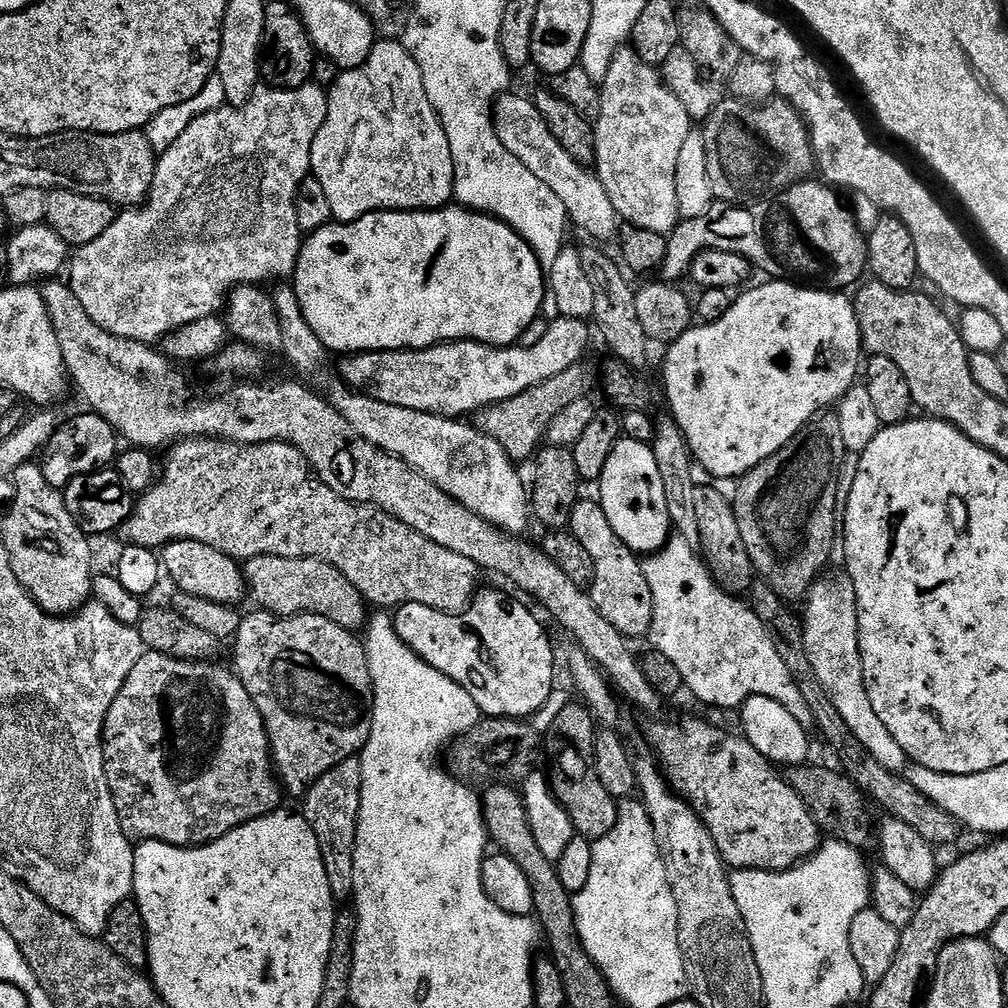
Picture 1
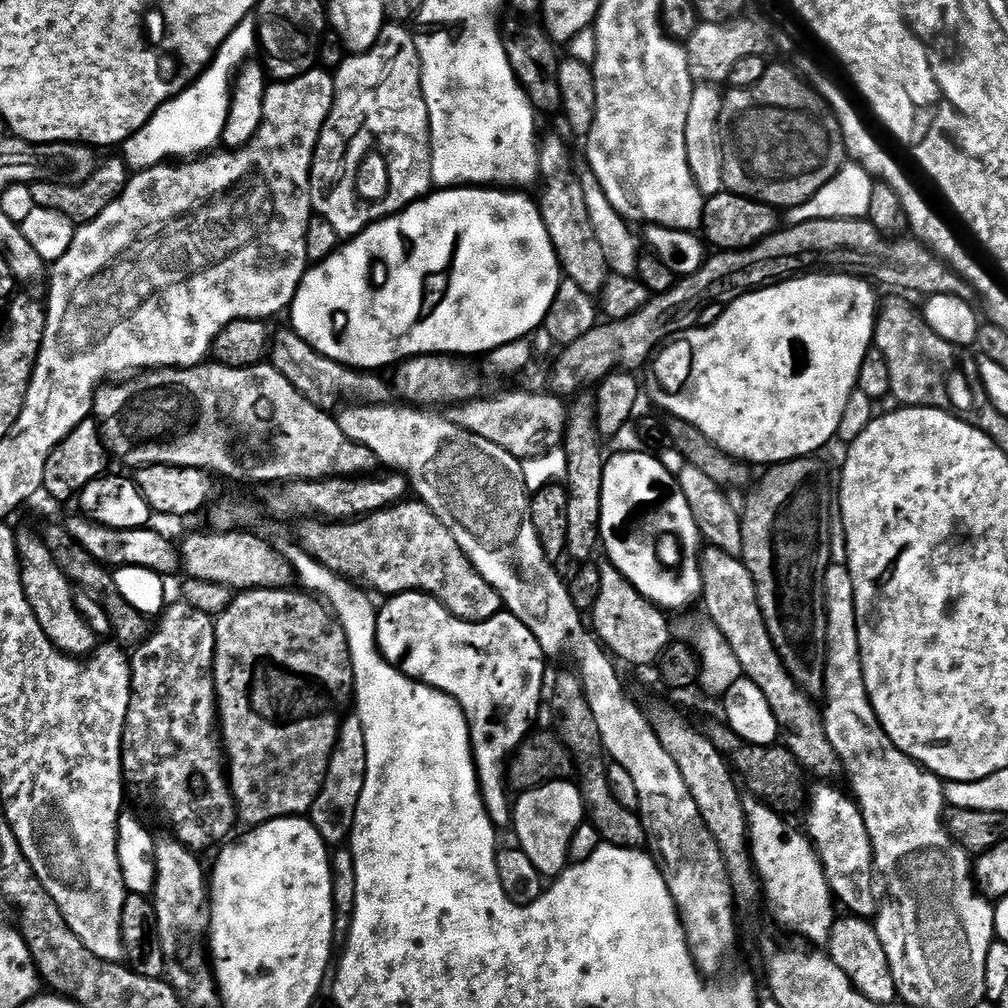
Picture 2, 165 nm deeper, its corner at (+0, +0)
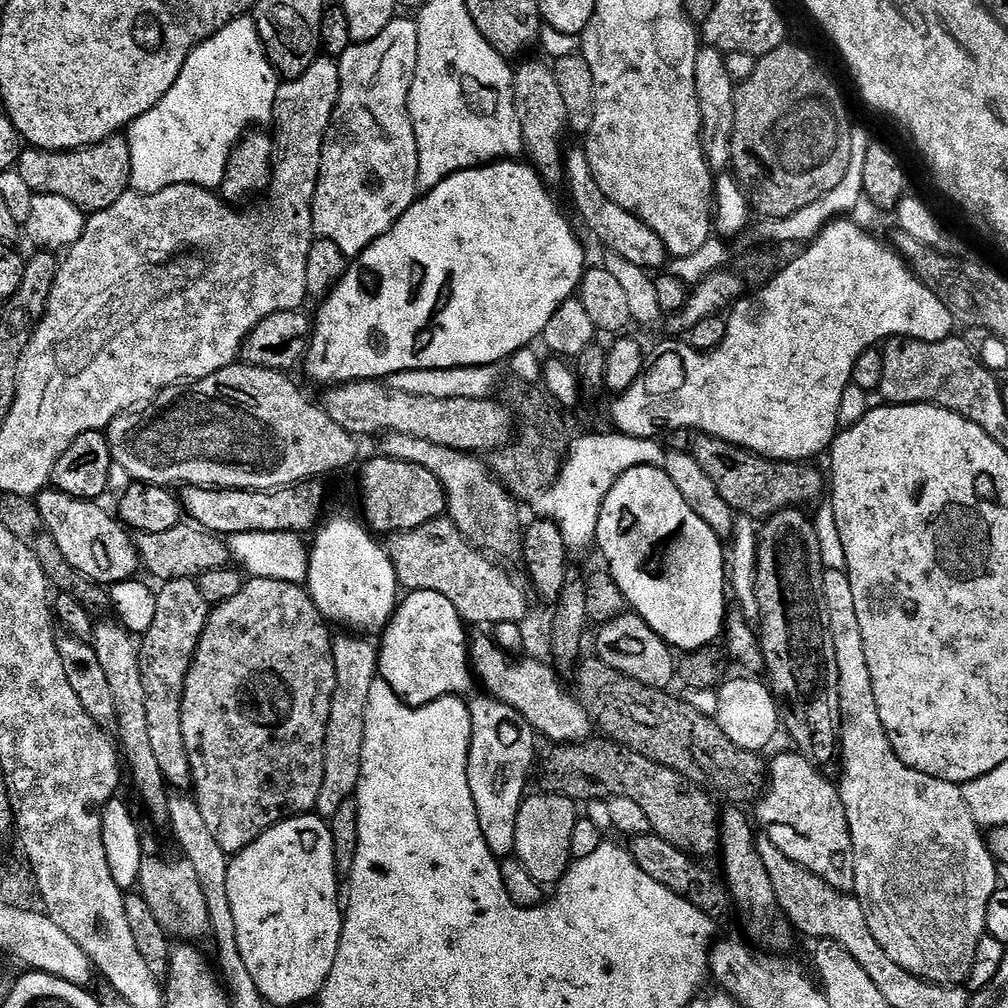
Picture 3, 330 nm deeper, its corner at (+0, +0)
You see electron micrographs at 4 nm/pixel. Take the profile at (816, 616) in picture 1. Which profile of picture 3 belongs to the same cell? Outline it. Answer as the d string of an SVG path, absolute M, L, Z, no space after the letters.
M829 567L825 571L820 596L824 600L824 617L828 619L830 638L834 642L838 674L838 760L844 763L838 787L852 835L854 895L866 914L870 934L878 938L878 946L882 946L902 970L910 970L910 974L932 984L960 986L967 981L978 942L986 935L986 906L998 887L998 865L990 854L980 825L974 822L966 806L963 787L907 768L897 758L882 726L882 718L878 718L878 702L874 702L870 666L866 666L866 646L862 646L862 630L858 630L858 618L854 614L850 578L847 571L837 568Z

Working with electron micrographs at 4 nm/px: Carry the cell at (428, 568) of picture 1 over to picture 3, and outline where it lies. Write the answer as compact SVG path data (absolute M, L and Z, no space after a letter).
M431 520L414 530L393 532L387 537L386 549L401 589L408 592L434 590L450 598L465 625L520 624L528 612L524 592L495 564L491 555L474 547L453 526L451 520Z

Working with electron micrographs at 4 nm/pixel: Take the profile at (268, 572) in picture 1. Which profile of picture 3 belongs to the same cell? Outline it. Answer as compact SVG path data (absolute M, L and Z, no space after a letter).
M188 522L178 523L170 530L162 530L162 534L139 533L134 545L143 571L145 568L156 582L191 580L201 573L226 568L230 564L227 543L219 535L203 531Z

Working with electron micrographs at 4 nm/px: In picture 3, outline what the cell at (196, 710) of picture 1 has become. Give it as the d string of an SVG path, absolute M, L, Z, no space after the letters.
M195 579L169 580L161 583L159 588L155 593L154 620L138 644L140 678L146 708L146 726L150 732L150 747L158 758L158 766L167 783L173 789L184 790L189 787L192 771L188 766L188 755L182 742L180 702L188 667L192 664L196 647L202 638L202 630L208 621L210 605L202 596Z

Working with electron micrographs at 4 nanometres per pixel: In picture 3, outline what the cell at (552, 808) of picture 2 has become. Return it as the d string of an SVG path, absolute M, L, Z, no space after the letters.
M537 792L538 794L532 796L527 795L520 804L518 812L518 820L515 822L515 850L513 855L515 859L519 861L531 876L541 886L555 885L559 883L561 877L565 875L568 870L568 866L571 863L571 852L570 848L570 835L571 831L574 830L574 826L580 819L580 813L577 812L578 808L577 801L568 799L562 795L554 795L552 793Z

